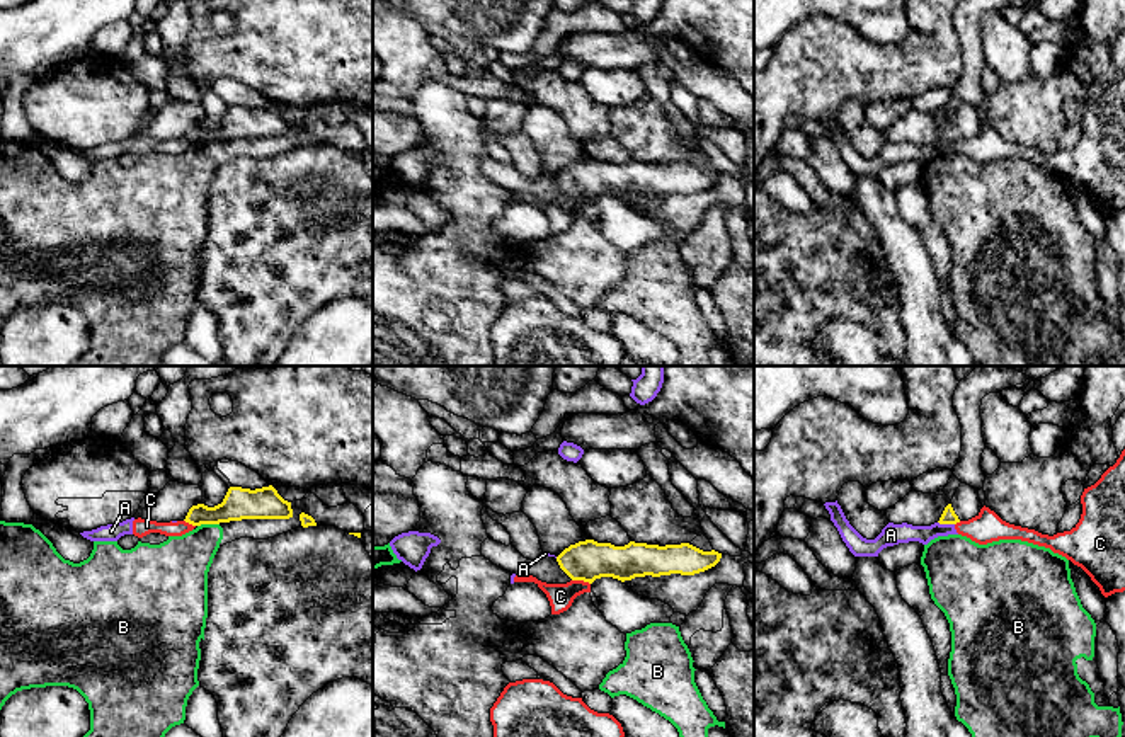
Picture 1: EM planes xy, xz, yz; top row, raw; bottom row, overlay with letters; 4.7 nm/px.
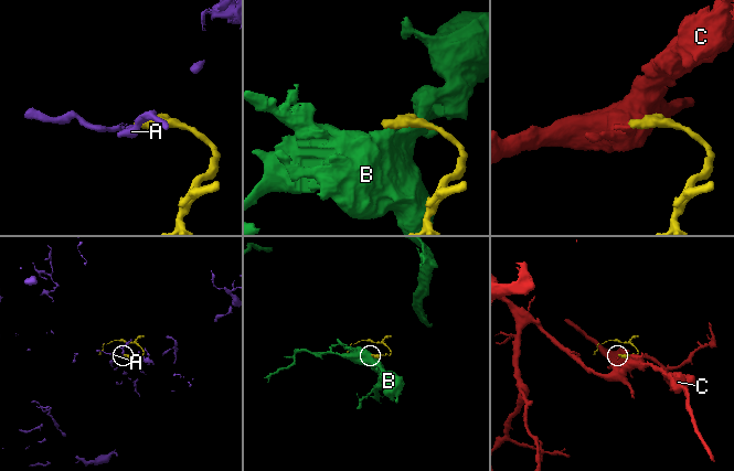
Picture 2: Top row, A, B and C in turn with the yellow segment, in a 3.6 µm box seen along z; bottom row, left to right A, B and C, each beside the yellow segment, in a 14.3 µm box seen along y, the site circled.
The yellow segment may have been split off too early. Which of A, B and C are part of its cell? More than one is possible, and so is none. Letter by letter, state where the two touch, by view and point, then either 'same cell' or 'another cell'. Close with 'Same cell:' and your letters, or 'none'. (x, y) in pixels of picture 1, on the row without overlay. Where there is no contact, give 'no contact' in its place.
A: meets yellow in yz at (947, 142); another cell
B: meets yellow in xy at (208, 142); another cell
C: meets yellow in xz at (581, 198); another cell
Same cell: none

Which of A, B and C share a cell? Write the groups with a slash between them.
A C / B

